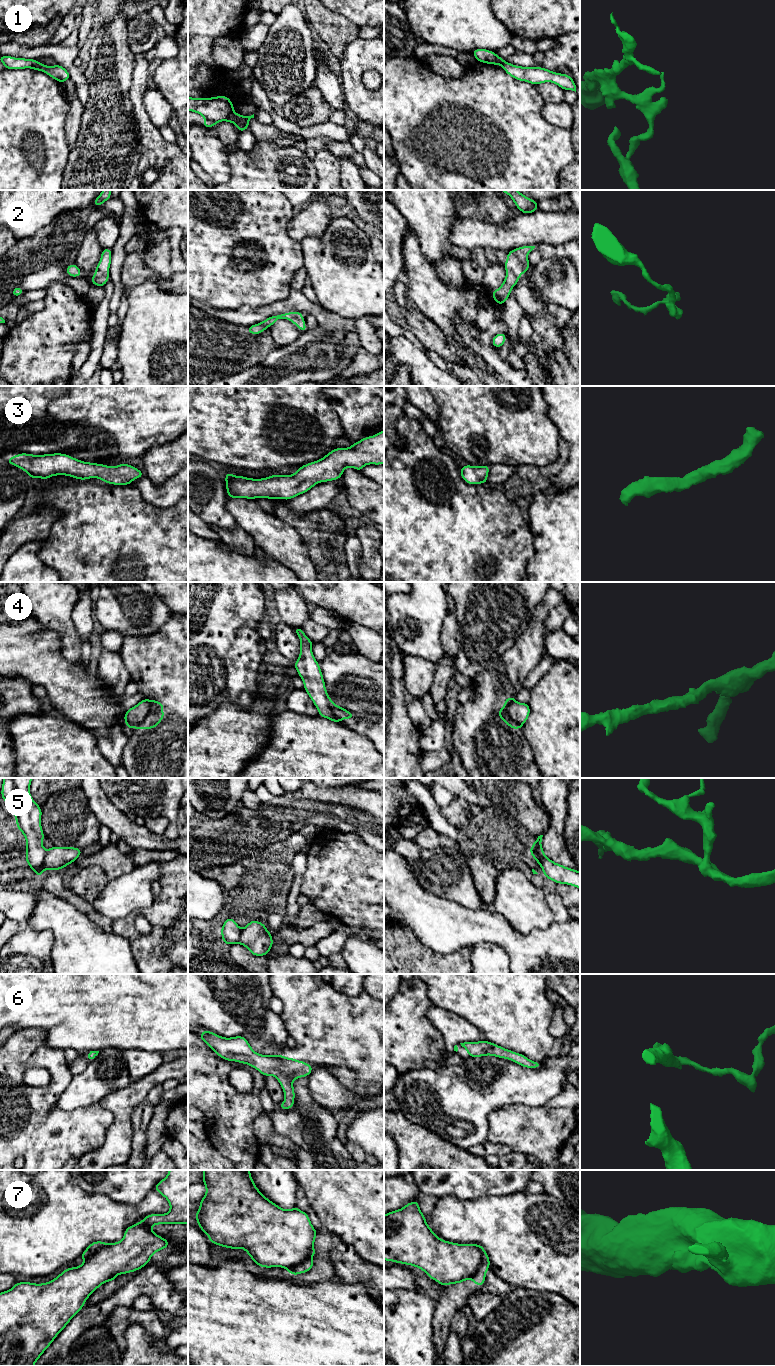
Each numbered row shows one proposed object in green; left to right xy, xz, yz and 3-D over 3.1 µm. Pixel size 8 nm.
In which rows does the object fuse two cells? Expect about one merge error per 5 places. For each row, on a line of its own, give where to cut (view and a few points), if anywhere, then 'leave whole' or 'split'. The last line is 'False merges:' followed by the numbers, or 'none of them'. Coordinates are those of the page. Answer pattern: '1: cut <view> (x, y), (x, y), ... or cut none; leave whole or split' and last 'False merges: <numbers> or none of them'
1: cut xz (205, 118), (216, 122); split
2: cut none; leave whole
3: cut none; leave whole
4: cut xy (150, 700), (148, 713), (134, 727); split
5: cut xy (46, 851), (41, 867), (39, 869), (32, 869); split
6: cut none; leave whole
7: cut yz (479, 1245), (481, 1253), (480, 1265), (478, 1270), (469, 1278); split
False merges: 1, 4, 5, 7

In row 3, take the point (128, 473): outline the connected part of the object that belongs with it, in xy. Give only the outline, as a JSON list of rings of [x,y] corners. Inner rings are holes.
[[[20,453],[6,458],[12,464],[25,471],[31,478],[48,479],[52,476],[65,475],[79,480],[98,478],[113,485],[131,485],[134,479],[145,474],[134,466],[121,463],[117,467],[78,460],[68,454],[53,453],[33,455]]]

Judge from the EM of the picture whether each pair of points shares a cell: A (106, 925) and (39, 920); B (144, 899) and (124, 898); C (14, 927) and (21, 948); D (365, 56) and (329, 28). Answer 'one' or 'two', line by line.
A: two
B: one
C: two
D: two

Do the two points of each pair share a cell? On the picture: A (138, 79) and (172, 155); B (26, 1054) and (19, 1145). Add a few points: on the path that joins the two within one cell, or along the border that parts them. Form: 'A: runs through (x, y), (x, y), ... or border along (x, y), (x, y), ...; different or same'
A: runs through (138, 98), (138, 107), (145, 127), (153, 137); same
B: runs through (52, 1068), (55, 1088), (33, 1110), (30, 1119); same

